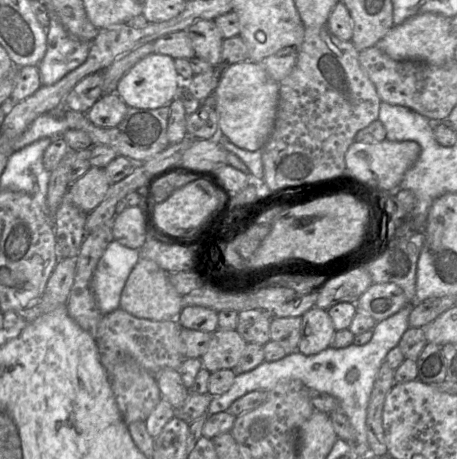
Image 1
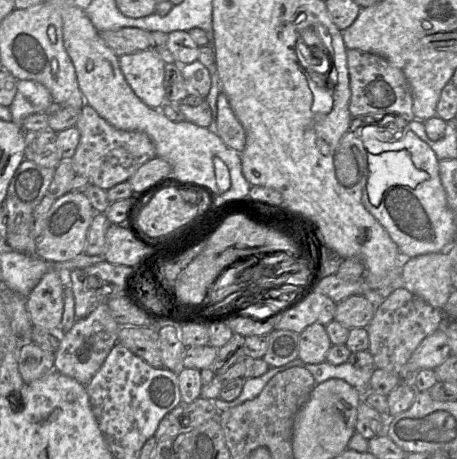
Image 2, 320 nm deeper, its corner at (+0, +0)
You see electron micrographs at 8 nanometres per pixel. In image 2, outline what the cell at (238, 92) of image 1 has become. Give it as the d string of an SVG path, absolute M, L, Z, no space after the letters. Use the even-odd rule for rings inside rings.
M223 92L218 95L217 108L216 134L229 148L242 153L246 145L245 131Z

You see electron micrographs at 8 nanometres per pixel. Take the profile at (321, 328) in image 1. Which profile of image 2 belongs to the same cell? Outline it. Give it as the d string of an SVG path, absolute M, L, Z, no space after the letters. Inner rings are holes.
M311 324L299 334L298 358L308 364L322 363L331 346L326 326Z

